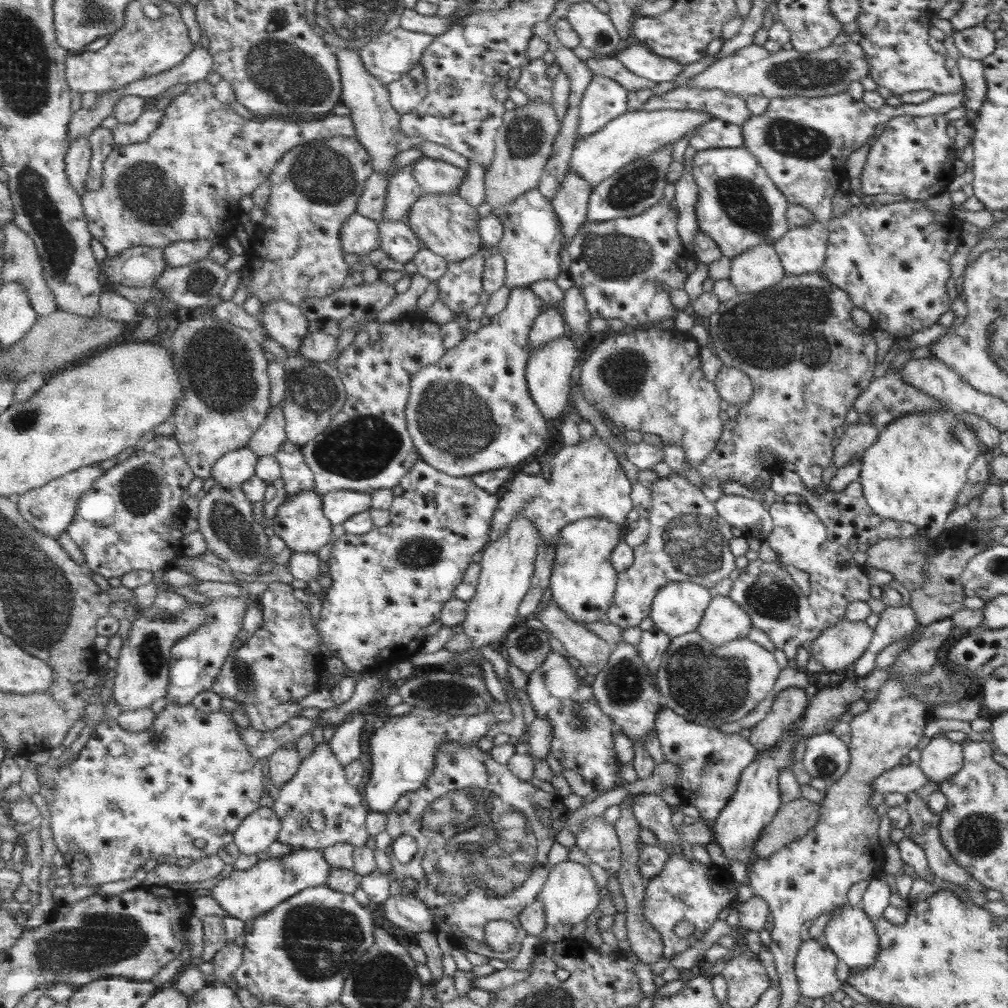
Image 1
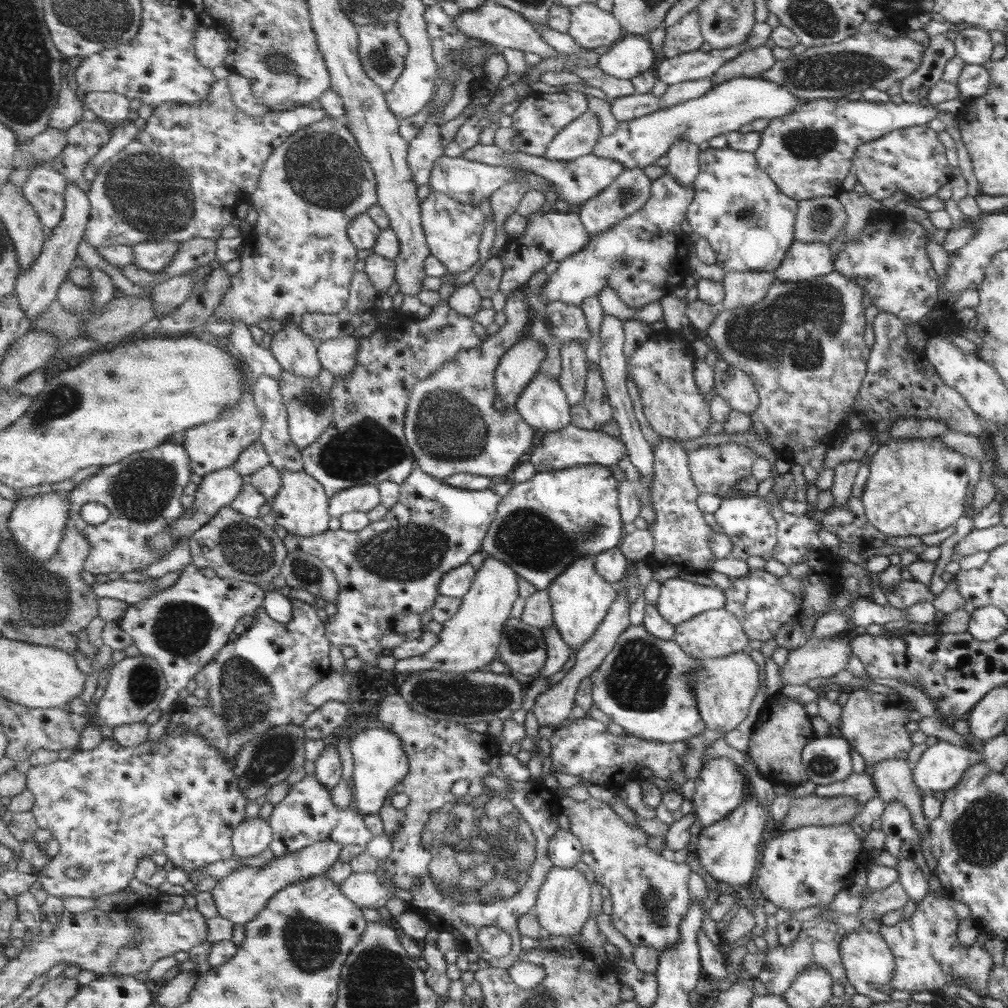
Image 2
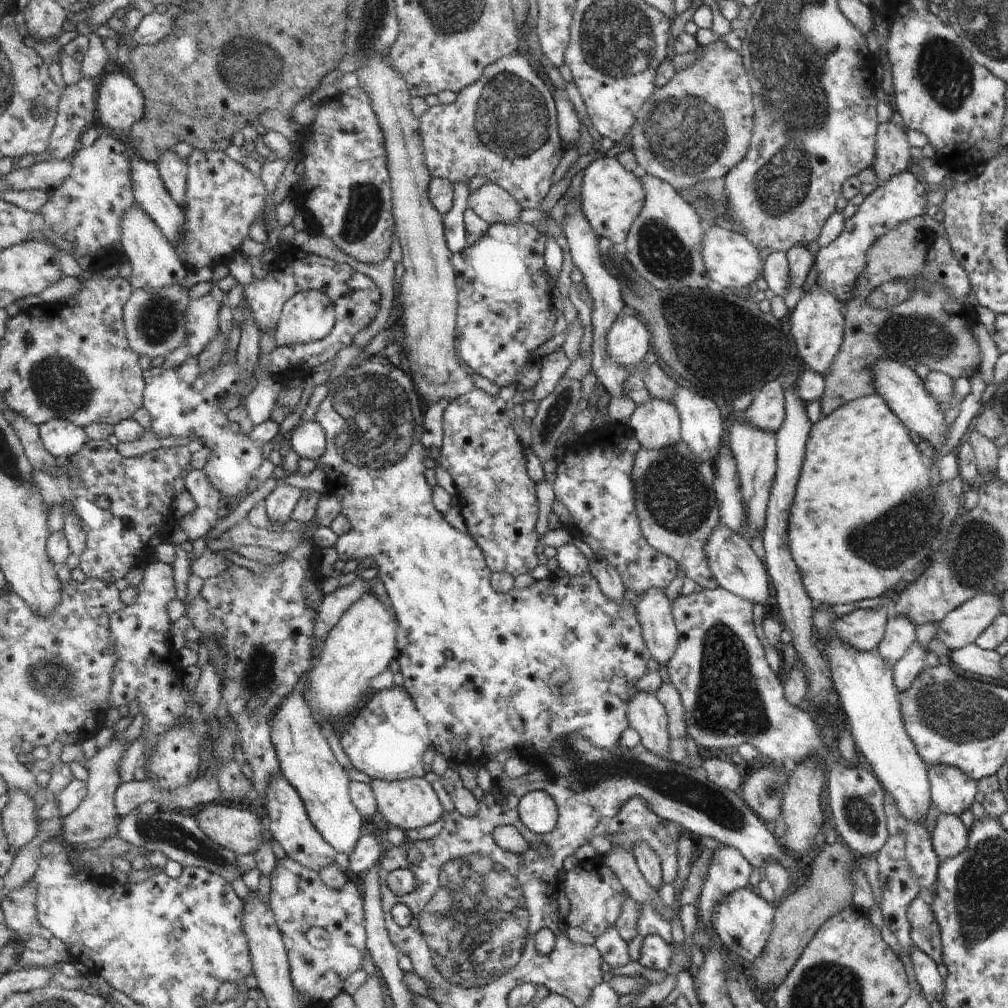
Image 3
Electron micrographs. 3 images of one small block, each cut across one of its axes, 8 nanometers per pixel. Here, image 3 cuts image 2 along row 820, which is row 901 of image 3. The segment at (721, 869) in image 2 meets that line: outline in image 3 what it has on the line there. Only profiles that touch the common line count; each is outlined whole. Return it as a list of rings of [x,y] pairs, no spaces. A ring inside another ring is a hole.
[[[741,887],[720,898],[712,910],[709,923],[723,948],[738,961],[747,965],[753,959],[759,958],[765,948],[772,925],[774,907],[774,903],[768,903],[759,896],[755,896],[753,892],[749,892],[749,887]]]

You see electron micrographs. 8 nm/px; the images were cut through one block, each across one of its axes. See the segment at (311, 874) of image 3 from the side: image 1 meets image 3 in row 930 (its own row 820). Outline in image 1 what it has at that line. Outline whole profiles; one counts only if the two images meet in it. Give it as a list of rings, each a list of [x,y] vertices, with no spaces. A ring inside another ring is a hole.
[[[323,741],[302,760],[297,774],[278,792],[273,805],[282,824],[278,841],[295,849],[324,850],[339,843],[352,844],[355,848],[365,846],[371,835],[367,826],[371,810],[367,810],[363,801],[364,796],[348,781],[346,768],[333,752],[332,746]],[[313,812],[326,819],[325,832],[318,833],[311,828],[307,818],[311,818]]]

